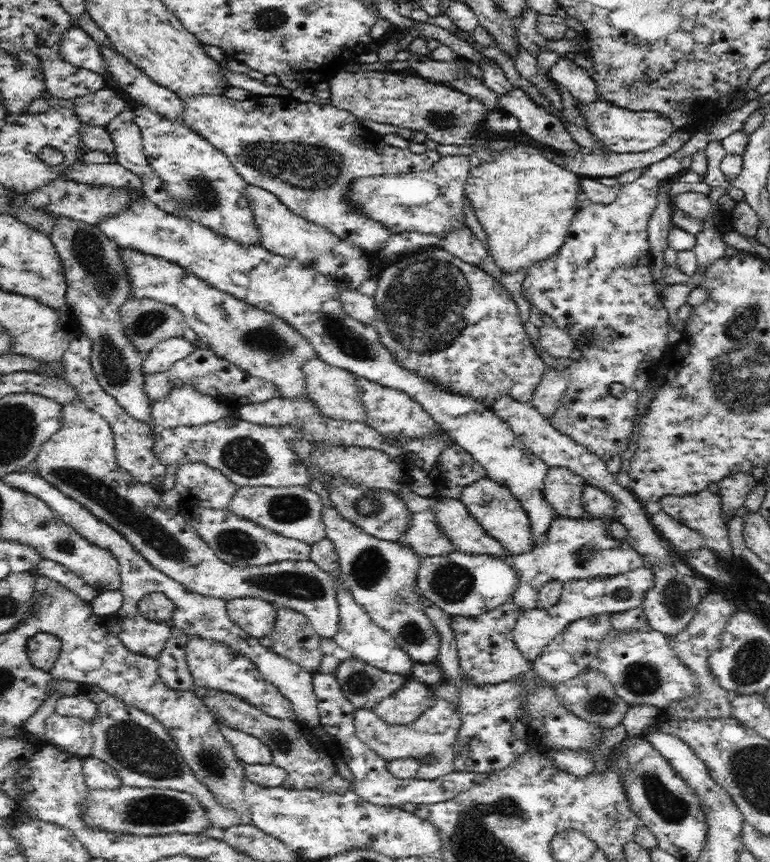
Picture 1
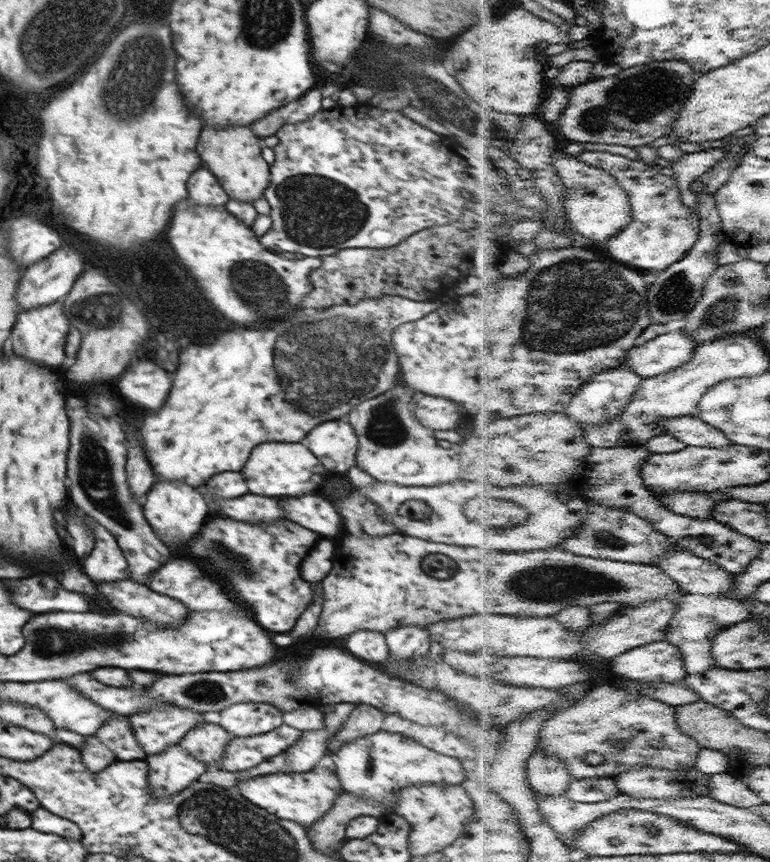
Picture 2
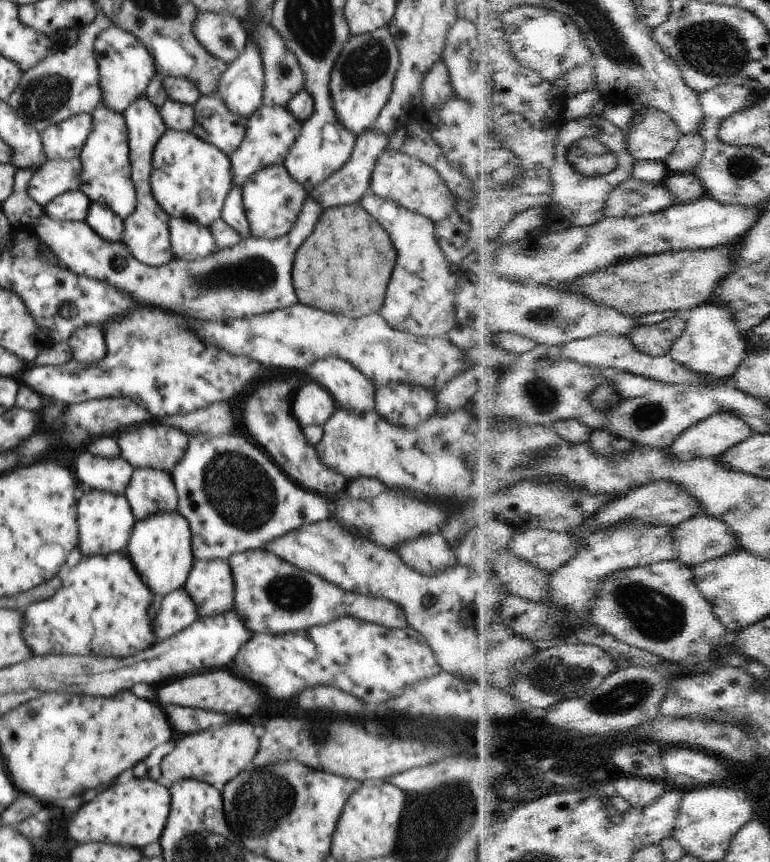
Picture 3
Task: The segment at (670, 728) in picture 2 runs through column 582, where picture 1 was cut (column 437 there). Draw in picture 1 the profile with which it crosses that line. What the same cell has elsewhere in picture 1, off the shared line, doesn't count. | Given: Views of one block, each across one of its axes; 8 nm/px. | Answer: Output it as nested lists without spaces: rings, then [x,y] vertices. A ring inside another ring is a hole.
[[[436,698],[435,703],[418,720],[405,725],[388,724],[373,709],[357,709],[353,723],[357,737],[385,760],[416,759],[419,762],[416,777],[419,779],[435,781],[452,773],[452,748],[460,728],[458,702]]]

